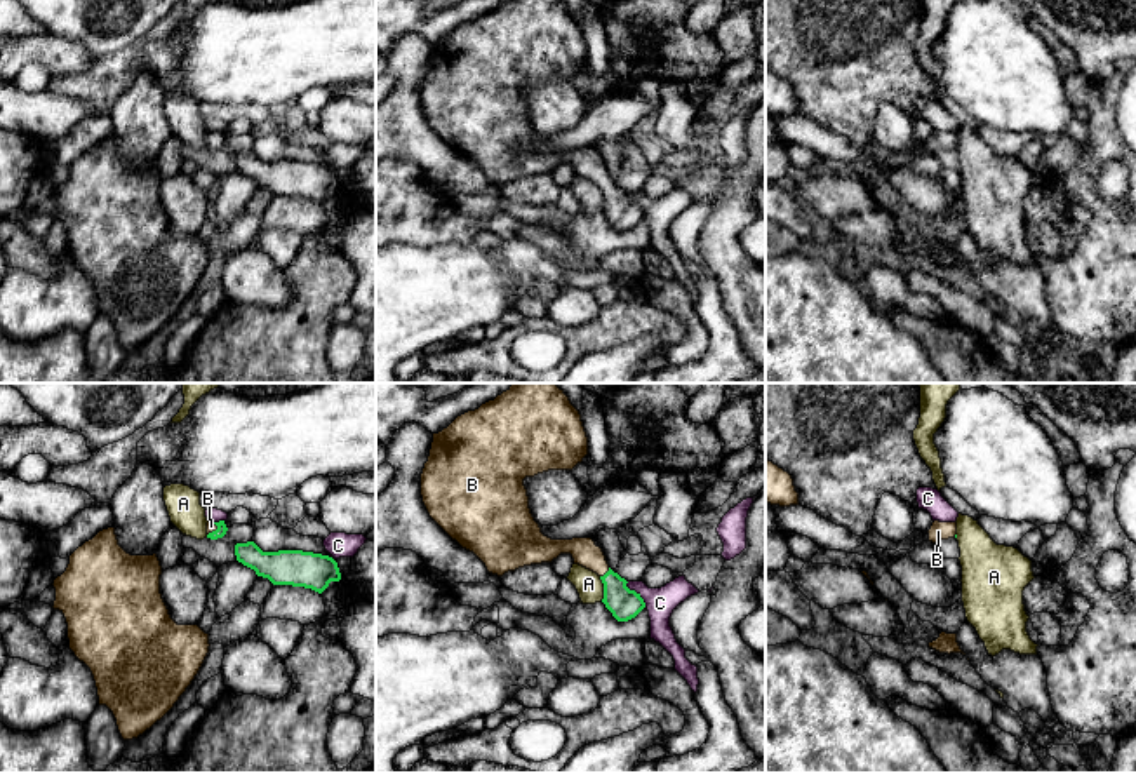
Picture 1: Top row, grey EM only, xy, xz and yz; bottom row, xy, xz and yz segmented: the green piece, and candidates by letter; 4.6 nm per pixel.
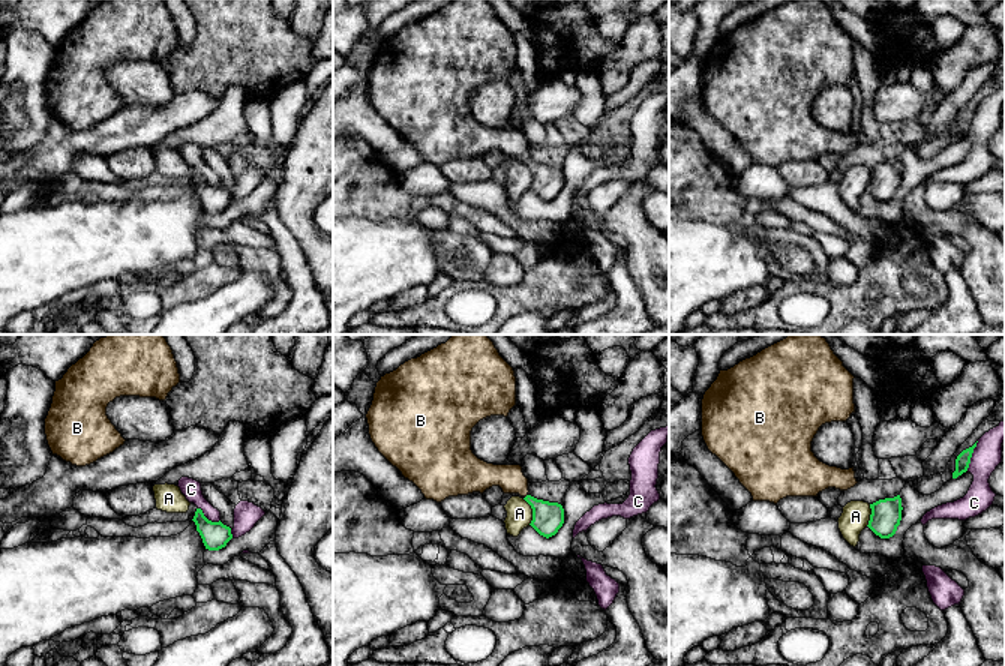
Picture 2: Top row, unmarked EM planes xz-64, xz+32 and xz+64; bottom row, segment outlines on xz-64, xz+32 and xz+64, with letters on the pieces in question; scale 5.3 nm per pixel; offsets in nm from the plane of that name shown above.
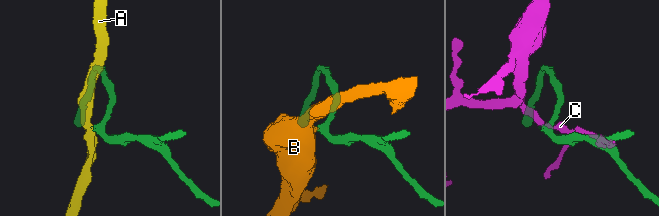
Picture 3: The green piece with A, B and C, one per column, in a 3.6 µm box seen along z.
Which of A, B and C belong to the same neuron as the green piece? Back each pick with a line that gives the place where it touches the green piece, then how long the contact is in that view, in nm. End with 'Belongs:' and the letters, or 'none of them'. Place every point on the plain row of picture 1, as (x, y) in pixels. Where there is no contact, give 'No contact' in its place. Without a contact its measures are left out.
B: Touches green at xz (606, 183). Shared border 60 nm
Belongs: B

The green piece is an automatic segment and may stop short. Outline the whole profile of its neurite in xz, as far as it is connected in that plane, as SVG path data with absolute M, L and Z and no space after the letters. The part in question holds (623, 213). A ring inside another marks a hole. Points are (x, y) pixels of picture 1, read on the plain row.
M506 0L433 44L421 84L421 106L430 127L463 158L473 162L489 183L503 186L508 181L571 164L574 174L600 186L602 212L612 226L618 232L628 232L645 218L645 212L609 178L602 158L591 148L545 146L529 118L525 87L548 80L572 80L586 64L588 47L581 24L564 0Z

